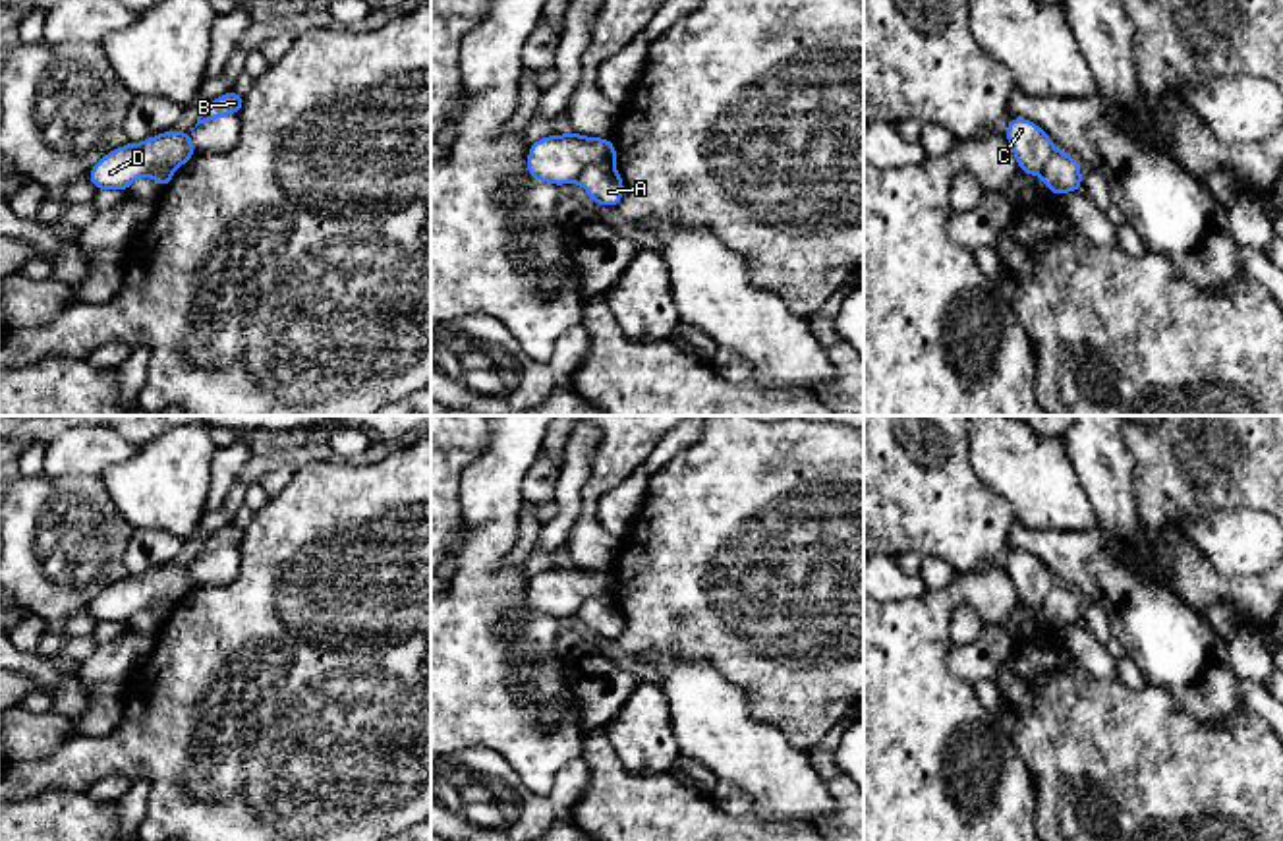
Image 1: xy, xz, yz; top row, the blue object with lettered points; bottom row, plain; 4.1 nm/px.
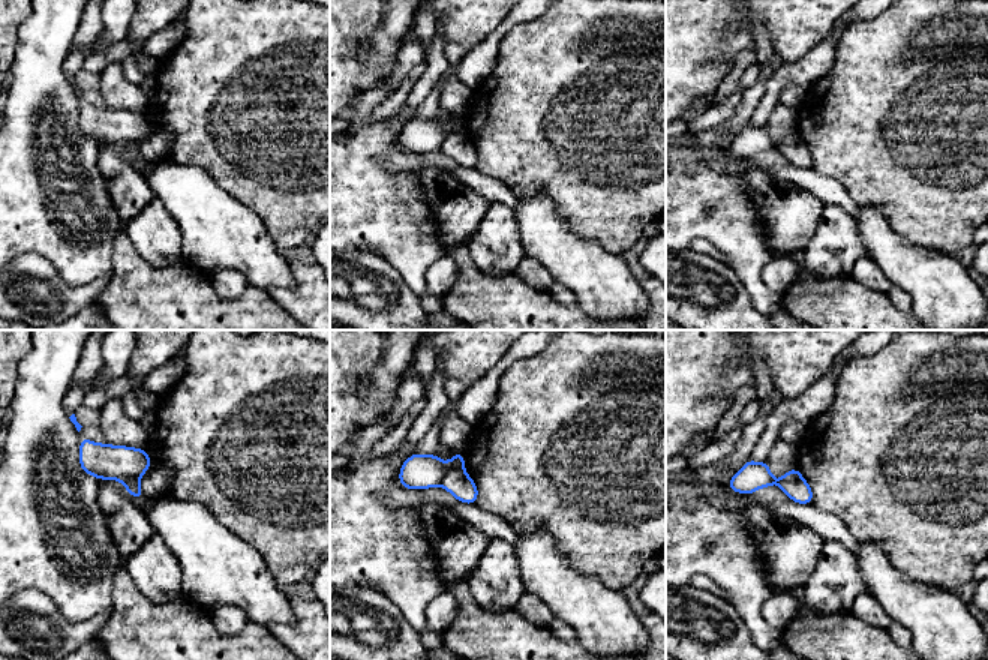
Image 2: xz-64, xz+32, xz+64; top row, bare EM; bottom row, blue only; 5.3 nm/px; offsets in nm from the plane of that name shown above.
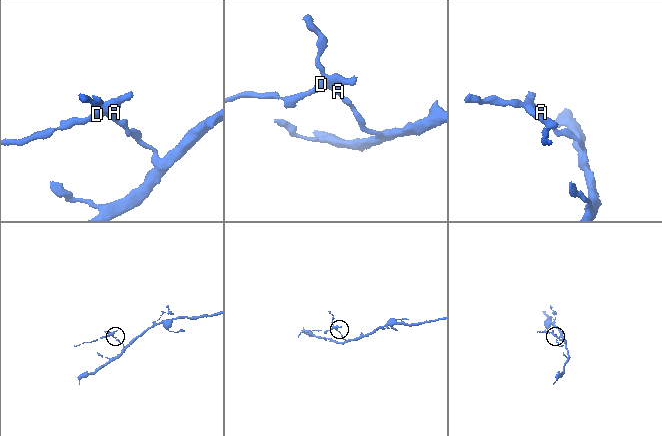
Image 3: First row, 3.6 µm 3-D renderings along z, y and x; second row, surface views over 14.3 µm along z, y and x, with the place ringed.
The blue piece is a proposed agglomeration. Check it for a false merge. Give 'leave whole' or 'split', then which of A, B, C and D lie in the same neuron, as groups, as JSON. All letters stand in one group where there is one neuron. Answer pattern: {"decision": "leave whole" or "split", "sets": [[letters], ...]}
{"decision": "split", "sets": [["A"], ["B", "C", "D"]]}

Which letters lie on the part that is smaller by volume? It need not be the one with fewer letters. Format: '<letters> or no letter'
B, C, D

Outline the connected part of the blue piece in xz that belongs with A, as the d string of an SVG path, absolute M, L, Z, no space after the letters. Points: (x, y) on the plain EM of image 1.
M603 597L587 599L576 613L595 638L616 640L624 628L624 615L620 607Z

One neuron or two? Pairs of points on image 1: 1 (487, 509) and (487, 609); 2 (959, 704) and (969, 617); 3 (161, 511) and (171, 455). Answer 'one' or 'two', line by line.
1: one
2: two
3: one

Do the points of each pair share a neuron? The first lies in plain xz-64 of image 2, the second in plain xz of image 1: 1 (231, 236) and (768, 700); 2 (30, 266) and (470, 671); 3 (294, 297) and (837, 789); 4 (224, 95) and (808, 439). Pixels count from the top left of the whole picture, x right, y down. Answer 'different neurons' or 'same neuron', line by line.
1: different neurons
2: different neurons
3: same neuron
4: same neuron

